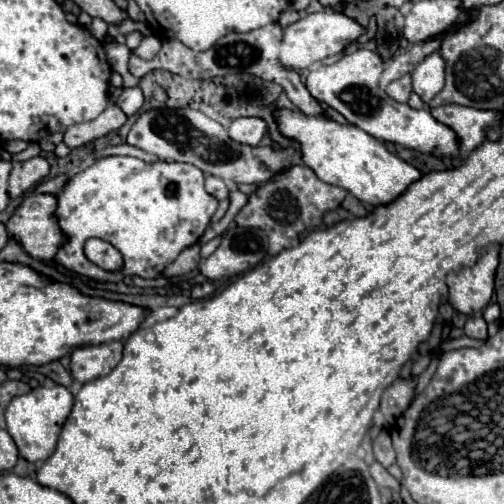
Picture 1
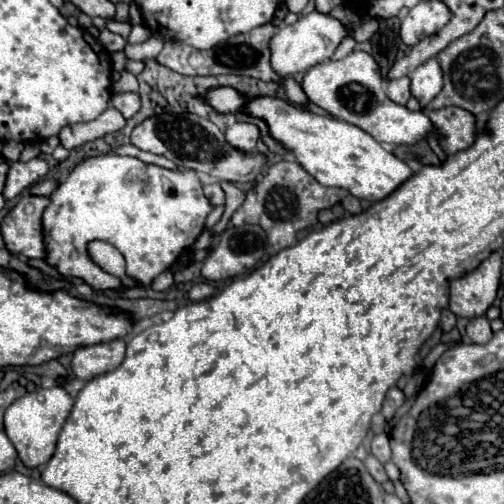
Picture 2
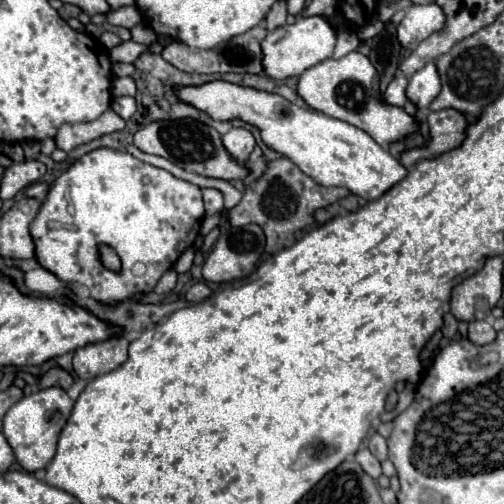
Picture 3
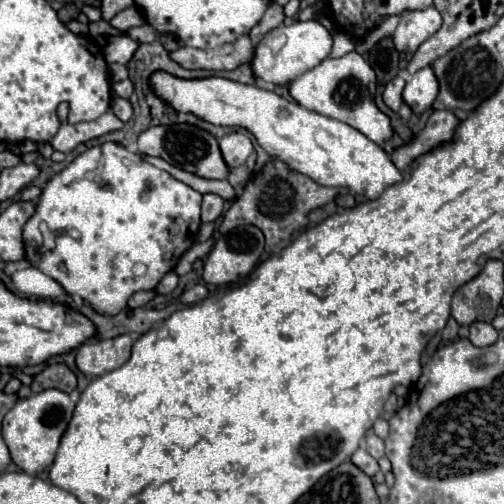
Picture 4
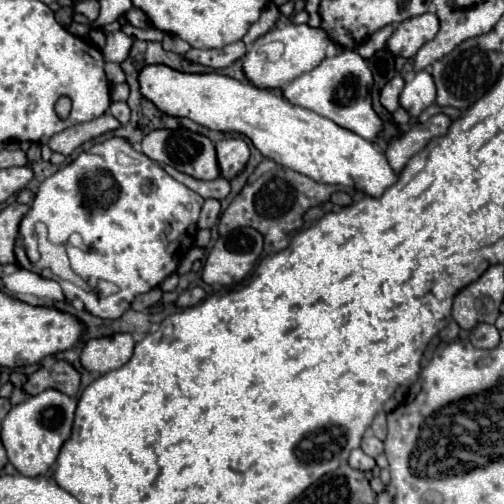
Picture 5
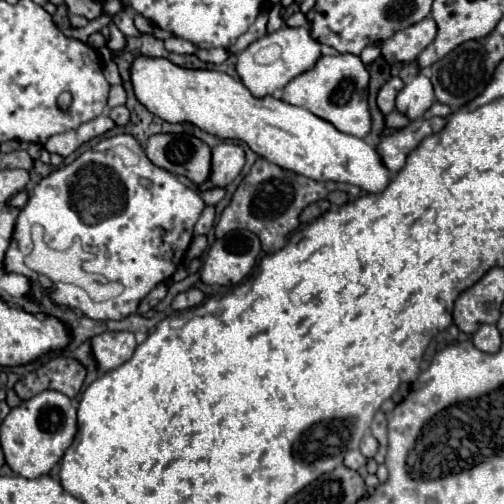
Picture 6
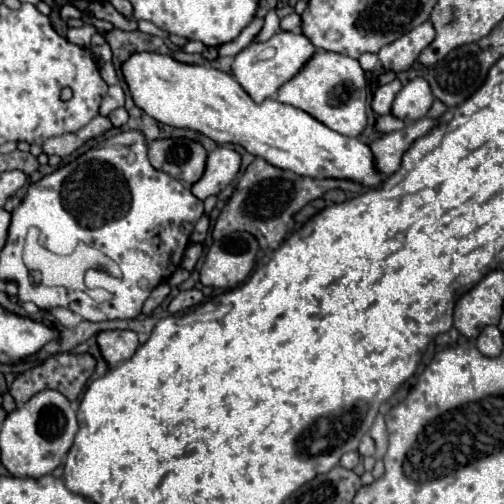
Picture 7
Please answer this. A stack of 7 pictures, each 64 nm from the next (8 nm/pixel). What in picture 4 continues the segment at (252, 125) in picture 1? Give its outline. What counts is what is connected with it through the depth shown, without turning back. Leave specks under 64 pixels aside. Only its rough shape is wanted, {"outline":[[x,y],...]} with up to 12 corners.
{"outline":[[232,132],[218,144],[232,170],[252,154],[252,142],[244,132]]}

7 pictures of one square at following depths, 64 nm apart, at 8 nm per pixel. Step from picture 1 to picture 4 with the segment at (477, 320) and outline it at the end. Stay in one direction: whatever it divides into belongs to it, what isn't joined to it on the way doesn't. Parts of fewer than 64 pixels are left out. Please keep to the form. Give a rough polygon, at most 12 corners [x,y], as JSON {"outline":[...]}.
{"outline":[[488,322],[470,326],[474,346],[492,346],[498,330]]}

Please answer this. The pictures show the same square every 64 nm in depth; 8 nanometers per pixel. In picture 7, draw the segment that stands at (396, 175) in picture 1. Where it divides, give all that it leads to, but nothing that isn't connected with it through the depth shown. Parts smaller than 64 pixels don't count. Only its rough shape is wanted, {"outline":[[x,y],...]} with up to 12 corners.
{"outline":[[136,52],[134,104],[298,176],[382,182],[372,150],[254,104],[232,74]]}

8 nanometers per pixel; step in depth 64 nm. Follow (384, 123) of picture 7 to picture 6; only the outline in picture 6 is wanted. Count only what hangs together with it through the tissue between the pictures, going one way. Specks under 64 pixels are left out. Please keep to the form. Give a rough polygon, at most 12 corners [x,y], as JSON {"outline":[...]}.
{"outline":[[400,112],[386,116],[386,128],[404,128],[408,118]]}

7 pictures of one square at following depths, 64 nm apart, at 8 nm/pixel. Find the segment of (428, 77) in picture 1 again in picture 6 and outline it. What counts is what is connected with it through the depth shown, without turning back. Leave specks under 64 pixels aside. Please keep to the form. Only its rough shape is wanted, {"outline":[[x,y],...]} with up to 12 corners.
{"outline":[[418,74],[396,96],[396,110],[422,118],[434,102],[426,76]]}

